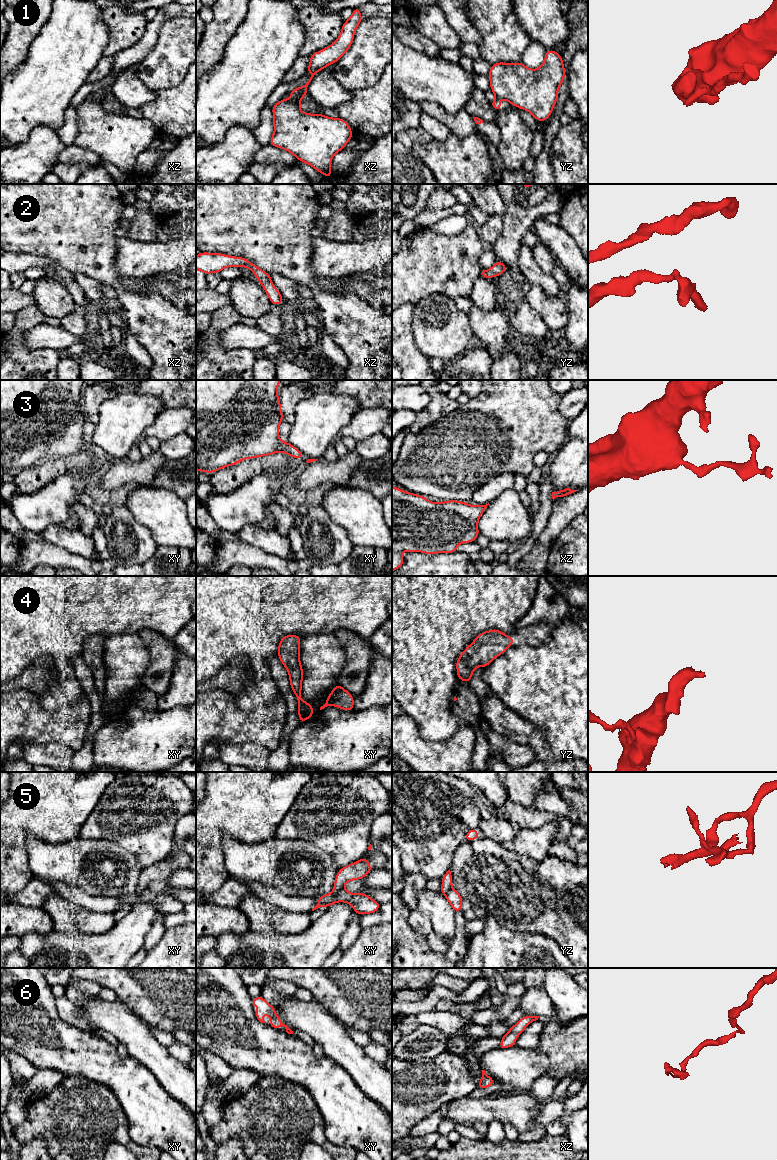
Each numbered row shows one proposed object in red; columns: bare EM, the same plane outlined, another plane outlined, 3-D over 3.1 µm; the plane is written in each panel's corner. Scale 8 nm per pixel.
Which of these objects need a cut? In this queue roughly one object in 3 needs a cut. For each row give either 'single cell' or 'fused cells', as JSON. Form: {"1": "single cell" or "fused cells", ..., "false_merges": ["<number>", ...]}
{"1": "fused cells", "2": "single cell", "3": "single cell", "4": "single cell", "5": "fused cells", "6": "fused cells", "false_merges": ["1", "5", "6"]}

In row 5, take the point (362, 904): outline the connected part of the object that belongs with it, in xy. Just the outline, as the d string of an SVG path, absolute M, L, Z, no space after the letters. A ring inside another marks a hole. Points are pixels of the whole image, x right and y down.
M342 888L337 893L325 894L318 897L318 904L312 909L312 911L321 906L328 908L330 905L337 902L345 902L350 904L357 915L375 913L381 906L380 903L370 898L368 894L350 893Z

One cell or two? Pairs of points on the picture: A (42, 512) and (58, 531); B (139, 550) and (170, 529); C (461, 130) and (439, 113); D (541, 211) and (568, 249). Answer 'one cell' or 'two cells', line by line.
A: two cells
B: two cells
C: one cell
D: two cells

